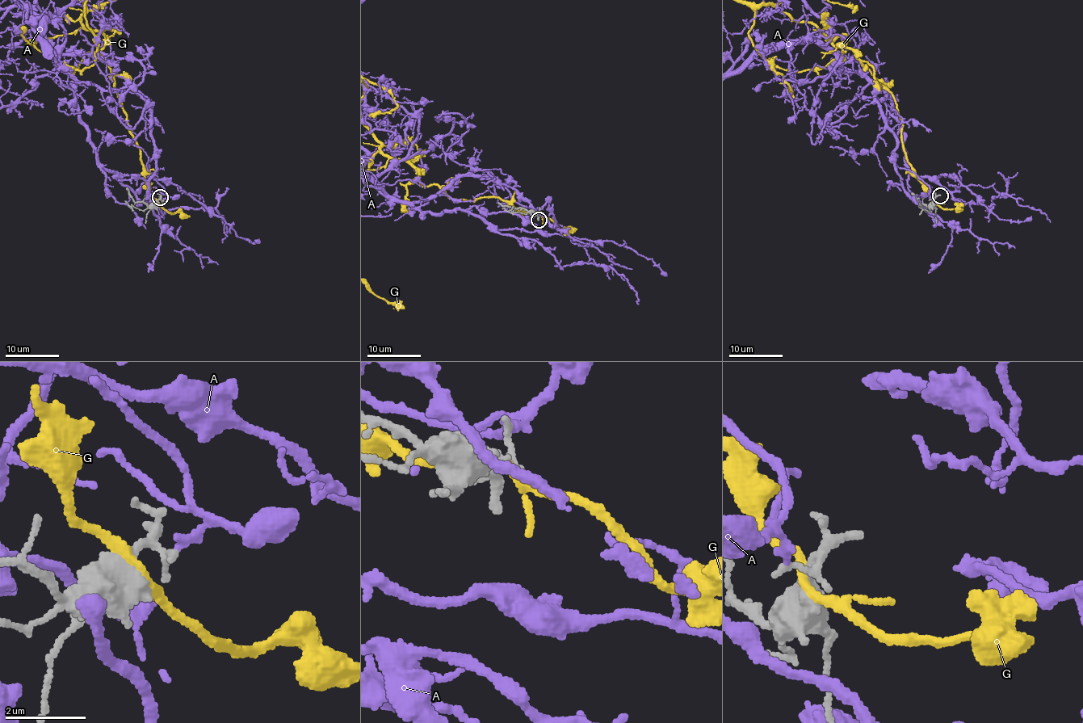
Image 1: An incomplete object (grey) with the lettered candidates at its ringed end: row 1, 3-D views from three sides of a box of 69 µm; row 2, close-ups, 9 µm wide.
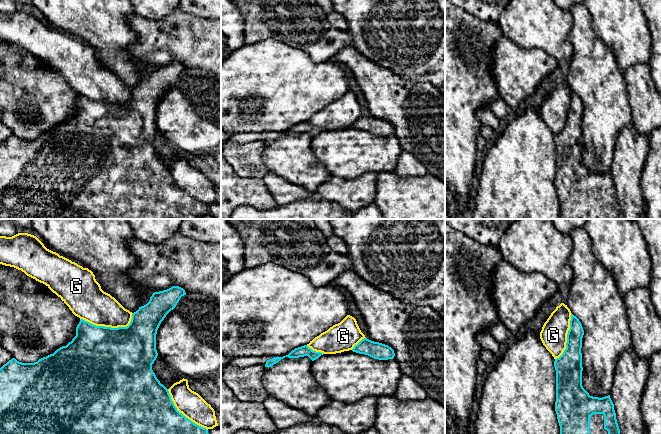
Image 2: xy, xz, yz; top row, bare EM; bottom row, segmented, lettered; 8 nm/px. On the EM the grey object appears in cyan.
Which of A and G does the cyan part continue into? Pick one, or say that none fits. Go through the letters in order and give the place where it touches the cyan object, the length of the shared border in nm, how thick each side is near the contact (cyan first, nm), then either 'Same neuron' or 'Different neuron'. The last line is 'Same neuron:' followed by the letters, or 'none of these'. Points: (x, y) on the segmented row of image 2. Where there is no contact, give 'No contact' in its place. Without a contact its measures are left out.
A: No contact. Different neuron
G: Touches cyan at xy (109, 327). Shared border 440 nm. Thickness 500 nm (cyan) against 280 nm. Different neuron
Same neuron: none of these

